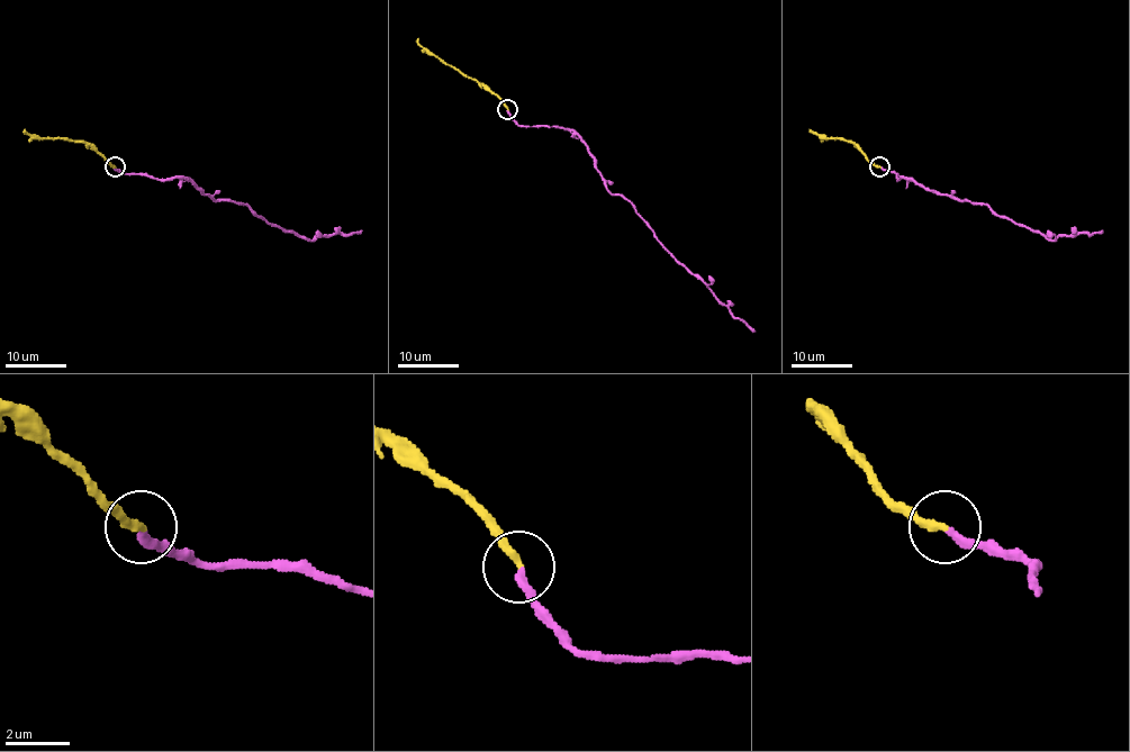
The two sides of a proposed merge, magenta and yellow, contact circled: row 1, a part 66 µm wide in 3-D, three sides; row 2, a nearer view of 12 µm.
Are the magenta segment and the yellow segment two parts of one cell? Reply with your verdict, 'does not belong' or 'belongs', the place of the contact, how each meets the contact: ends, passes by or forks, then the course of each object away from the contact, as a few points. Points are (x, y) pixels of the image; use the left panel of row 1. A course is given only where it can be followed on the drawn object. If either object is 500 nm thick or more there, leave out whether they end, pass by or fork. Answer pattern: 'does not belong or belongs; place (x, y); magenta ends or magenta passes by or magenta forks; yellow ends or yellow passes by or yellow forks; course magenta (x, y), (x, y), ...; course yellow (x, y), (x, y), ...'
does not belong; place (115, 166); magenta ends; yellow ends; course magenta (115, 166), (126, 174), (190, 181), (211, 198), (242, 202), (258, 216), (308, 239), (362, 229); course yellow (115, 166), (82, 141), (32, 137), (24, 128)

